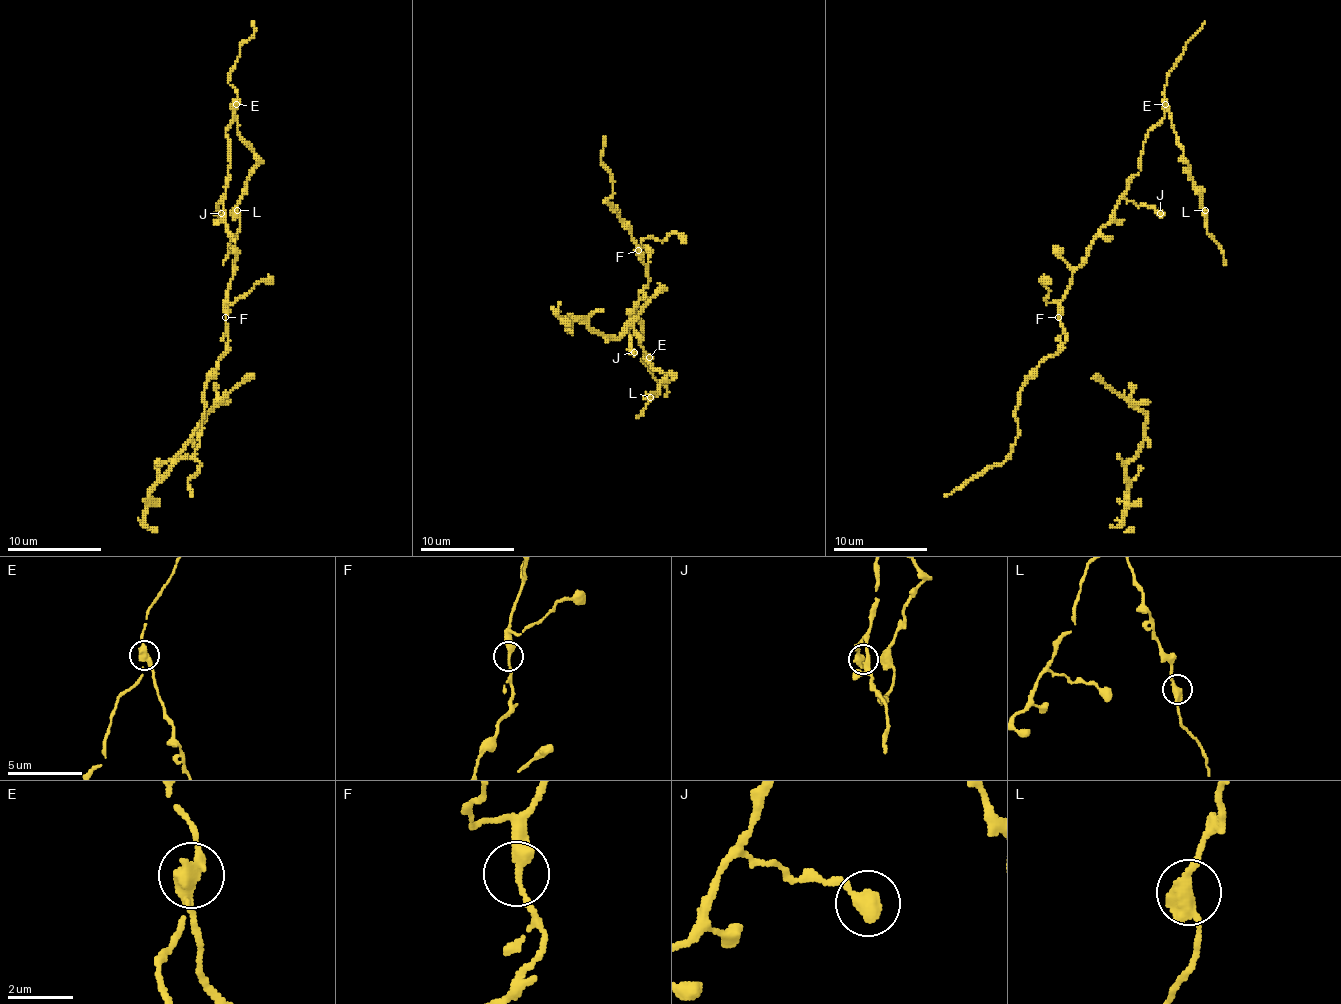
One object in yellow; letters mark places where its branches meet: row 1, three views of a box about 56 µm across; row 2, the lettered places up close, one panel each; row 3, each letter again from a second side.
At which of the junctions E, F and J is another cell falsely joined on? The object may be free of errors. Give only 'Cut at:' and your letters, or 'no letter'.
Cut at: E

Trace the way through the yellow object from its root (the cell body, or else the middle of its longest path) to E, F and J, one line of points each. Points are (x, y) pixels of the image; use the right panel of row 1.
E: (1082, 265), (1093, 236), (1110, 220), (1126, 184), (1141, 170), (1143, 142), (1164, 116), (1164, 104)
F: (1082, 265), (1072, 274), (1058, 317)
J: (1082, 265), (1093, 236), (1110, 220), (1115, 206), (1122, 198), (1138, 206), (1152, 206), (1160, 213)

